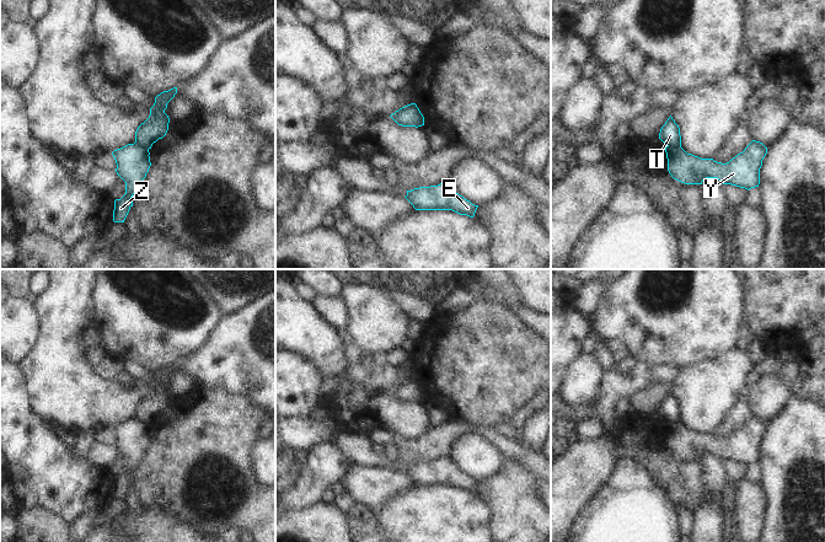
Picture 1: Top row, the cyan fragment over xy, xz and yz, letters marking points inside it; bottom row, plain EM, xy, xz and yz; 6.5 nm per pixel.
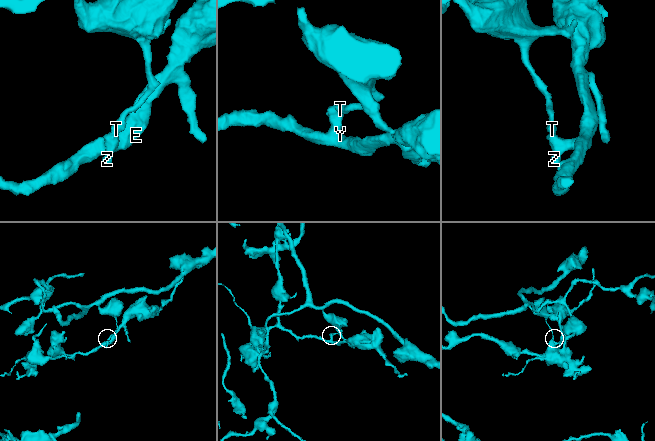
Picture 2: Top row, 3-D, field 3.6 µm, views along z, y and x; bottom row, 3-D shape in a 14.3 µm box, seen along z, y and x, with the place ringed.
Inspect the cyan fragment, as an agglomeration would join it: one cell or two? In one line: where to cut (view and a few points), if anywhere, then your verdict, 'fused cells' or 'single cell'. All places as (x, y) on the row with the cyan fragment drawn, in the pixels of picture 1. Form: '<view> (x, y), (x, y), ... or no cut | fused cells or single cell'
xy (134, 143), (148, 149) | fused cells

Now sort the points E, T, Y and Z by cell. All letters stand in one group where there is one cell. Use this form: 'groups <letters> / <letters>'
groups E Y Z / T

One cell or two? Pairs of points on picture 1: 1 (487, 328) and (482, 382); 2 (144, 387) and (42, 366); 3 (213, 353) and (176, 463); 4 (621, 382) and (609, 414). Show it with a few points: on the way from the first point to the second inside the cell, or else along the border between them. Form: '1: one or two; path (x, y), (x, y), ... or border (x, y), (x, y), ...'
1: one; path (486, 342), (483, 369)
2: one; path (118, 395), (73, 395), (68, 390)
3: two; border (193, 382), (223, 386), (230, 393)
4: one; path (614, 390), (609, 395), (609, 407)

